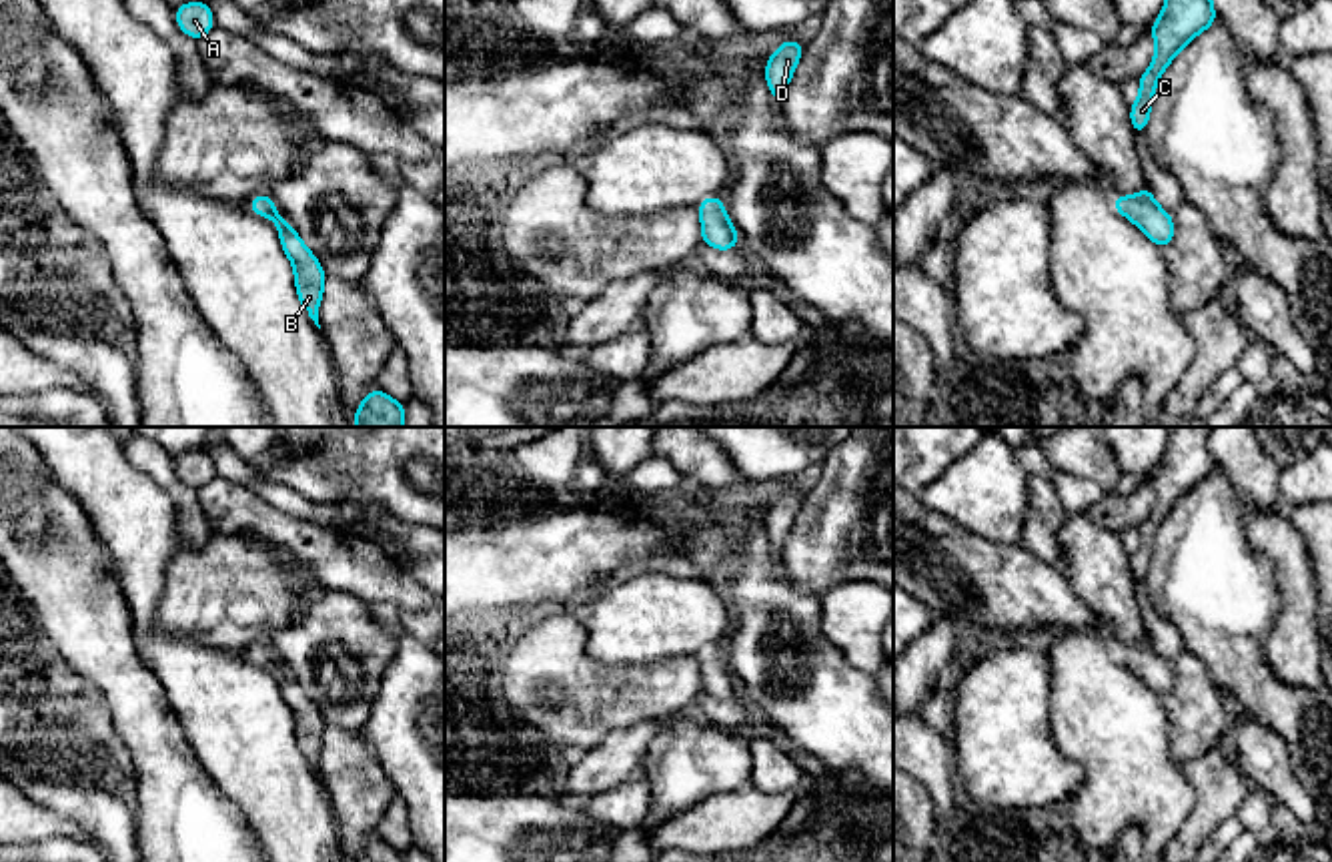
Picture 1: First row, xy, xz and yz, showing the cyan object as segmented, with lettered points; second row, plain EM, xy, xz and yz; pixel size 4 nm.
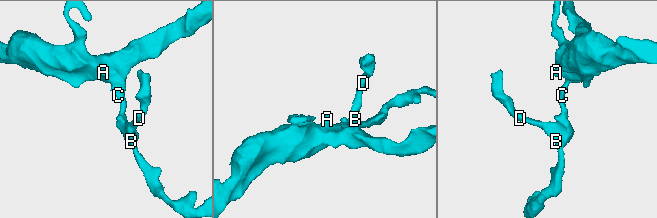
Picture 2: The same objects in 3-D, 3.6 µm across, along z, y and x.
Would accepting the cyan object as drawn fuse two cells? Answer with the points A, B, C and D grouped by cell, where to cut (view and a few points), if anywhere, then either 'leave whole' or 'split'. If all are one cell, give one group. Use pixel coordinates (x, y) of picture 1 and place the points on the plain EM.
A B C D; no cut; leave whole

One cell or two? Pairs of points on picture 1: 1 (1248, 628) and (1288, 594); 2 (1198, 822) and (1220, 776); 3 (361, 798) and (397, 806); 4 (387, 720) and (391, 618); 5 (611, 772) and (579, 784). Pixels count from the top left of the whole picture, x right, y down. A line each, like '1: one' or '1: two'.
1: two
2: one
3: two
4: one
5: one

